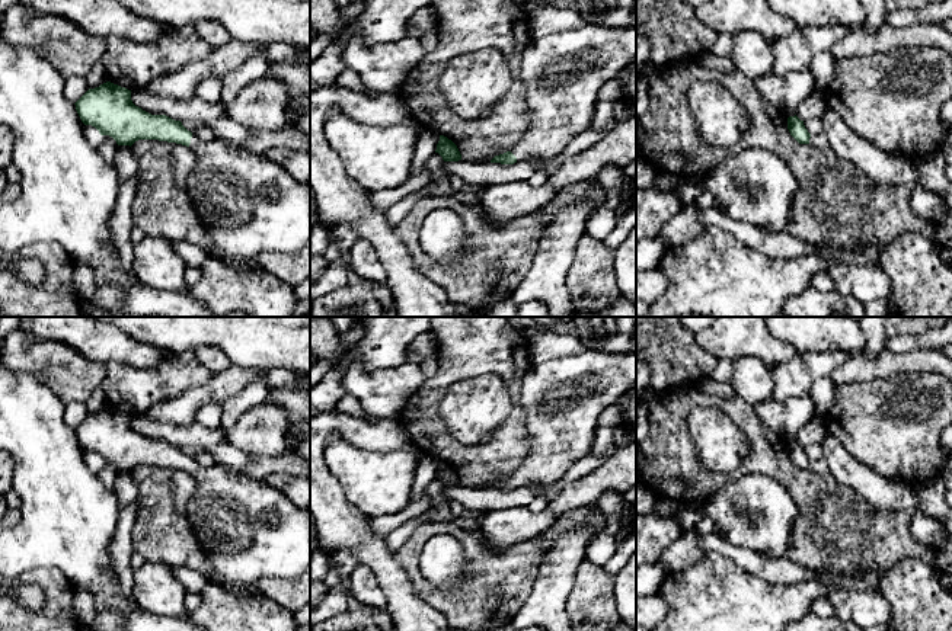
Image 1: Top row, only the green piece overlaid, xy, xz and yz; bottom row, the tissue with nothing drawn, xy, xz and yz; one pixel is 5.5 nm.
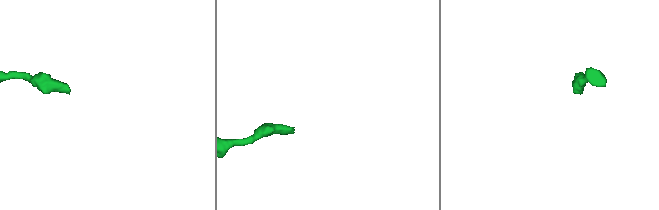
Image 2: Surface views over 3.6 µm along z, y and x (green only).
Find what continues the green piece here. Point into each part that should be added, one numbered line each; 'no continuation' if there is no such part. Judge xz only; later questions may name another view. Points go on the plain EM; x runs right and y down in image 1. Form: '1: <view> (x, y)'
1: xz (562, 399)

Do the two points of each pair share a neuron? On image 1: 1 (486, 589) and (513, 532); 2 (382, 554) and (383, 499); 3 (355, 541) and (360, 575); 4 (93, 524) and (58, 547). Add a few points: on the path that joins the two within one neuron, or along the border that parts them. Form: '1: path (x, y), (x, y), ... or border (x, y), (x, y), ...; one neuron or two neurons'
1: border (479, 528), (497, 548), (537, 535); two neurons
2: border (344, 495), (370, 518); two neurons
3: border (358, 563), (373, 573), (382, 588); two neurons
4: path (85, 524), (80, 524), (66, 538); one neuron

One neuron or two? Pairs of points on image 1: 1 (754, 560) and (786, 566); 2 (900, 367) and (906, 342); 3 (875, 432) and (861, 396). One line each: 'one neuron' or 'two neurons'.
1: one neuron
2: two neurons
3: one neuron

